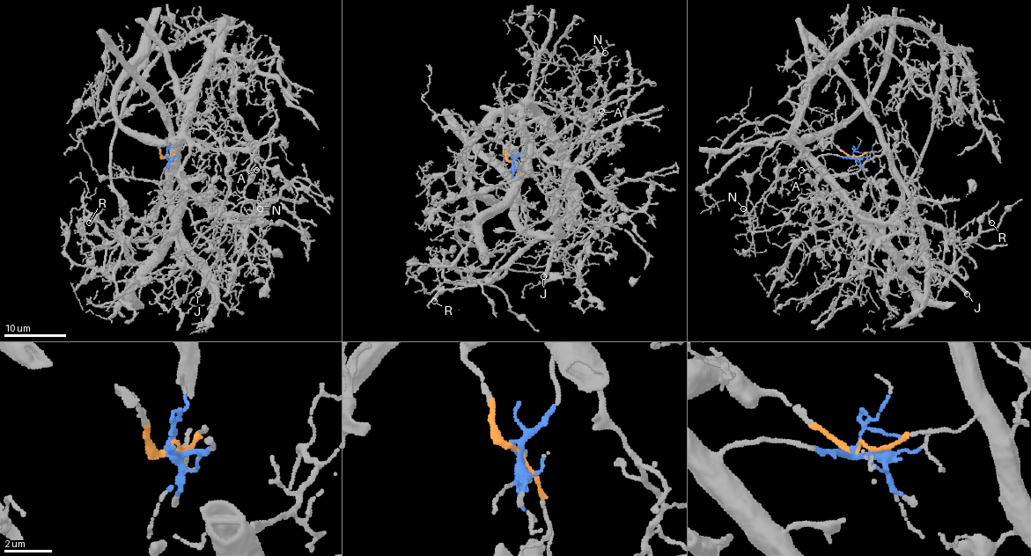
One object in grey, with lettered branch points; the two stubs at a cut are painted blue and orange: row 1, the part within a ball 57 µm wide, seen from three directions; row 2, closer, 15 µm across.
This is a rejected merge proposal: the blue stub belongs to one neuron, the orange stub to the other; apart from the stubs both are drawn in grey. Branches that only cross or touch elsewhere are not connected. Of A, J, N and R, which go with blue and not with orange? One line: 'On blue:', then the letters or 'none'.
On blue: A, N

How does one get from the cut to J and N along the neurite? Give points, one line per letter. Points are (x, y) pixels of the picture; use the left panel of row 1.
J: (166, 157), (174, 150), (173, 213), (180, 228), (183, 245), (207, 268), (205, 284), (197, 293)
N: (166, 156), (175, 157), (185, 140), (213, 148), (259, 142), (244, 195), (254, 201), (252, 215), (259, 208)

